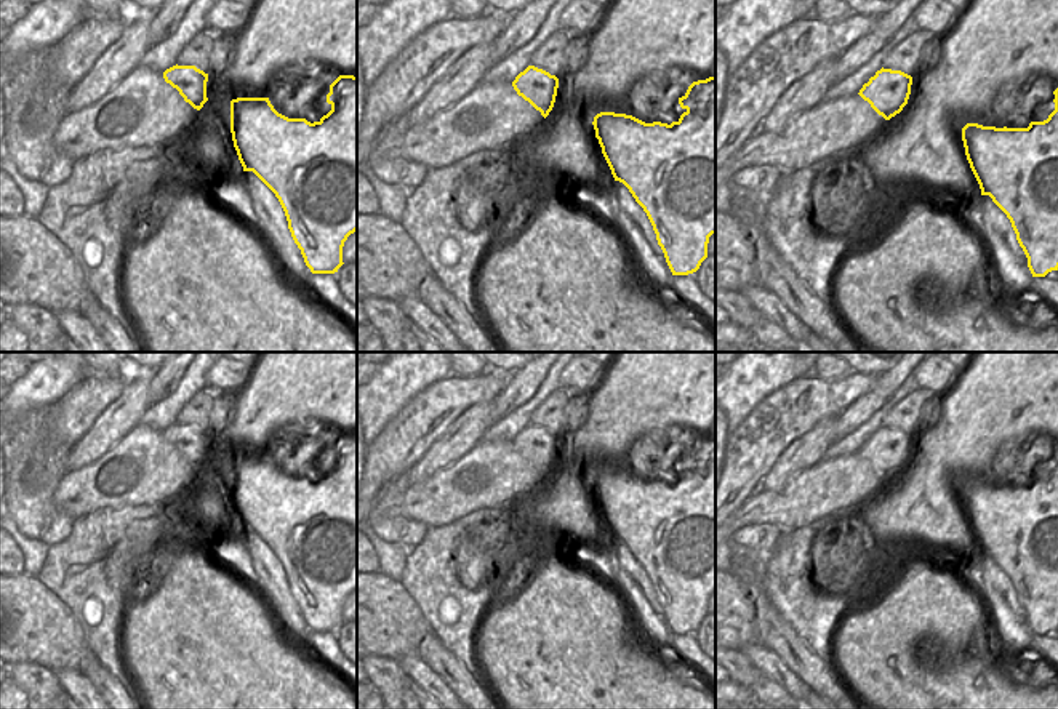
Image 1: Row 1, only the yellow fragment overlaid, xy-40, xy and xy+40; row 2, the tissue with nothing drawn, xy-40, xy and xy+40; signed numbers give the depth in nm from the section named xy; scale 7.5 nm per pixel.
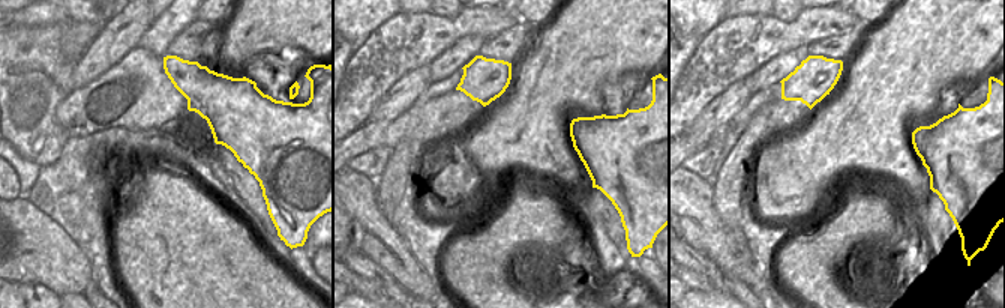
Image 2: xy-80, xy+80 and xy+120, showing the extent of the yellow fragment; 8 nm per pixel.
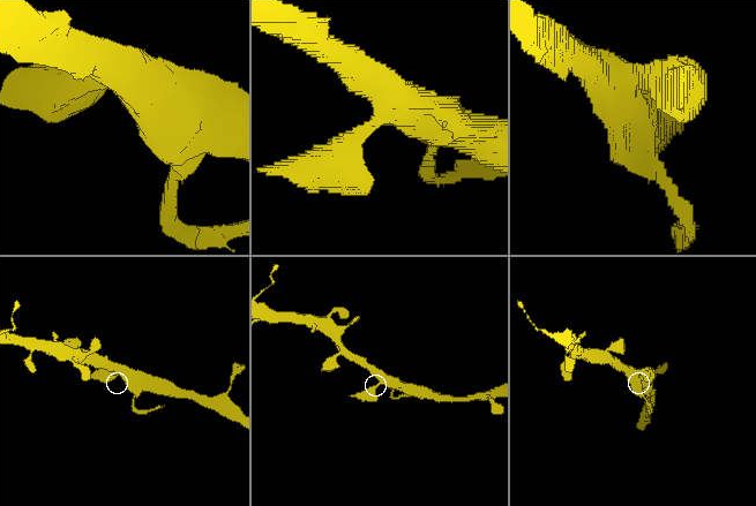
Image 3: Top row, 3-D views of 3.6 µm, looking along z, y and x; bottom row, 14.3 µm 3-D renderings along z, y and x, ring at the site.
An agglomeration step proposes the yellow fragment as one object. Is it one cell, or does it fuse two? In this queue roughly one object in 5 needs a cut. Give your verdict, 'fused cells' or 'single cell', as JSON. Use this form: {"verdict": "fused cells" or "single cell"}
{"verdict": "single cell"}

